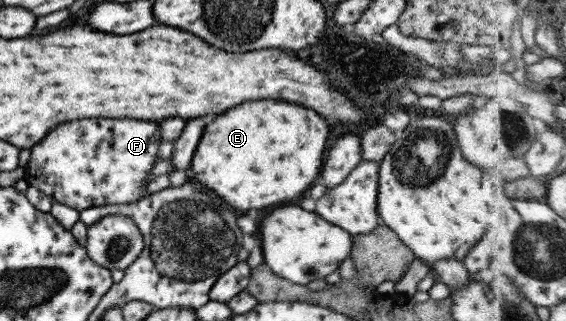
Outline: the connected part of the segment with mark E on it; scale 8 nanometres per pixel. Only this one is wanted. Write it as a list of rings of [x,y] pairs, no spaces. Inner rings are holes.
[[[258,100],[242,102],[205,126],[191,169],[194,178],[214,190],[236,210],[266,208],[302,196],[322,168],[330,128],[326,120],[304,106]]]

